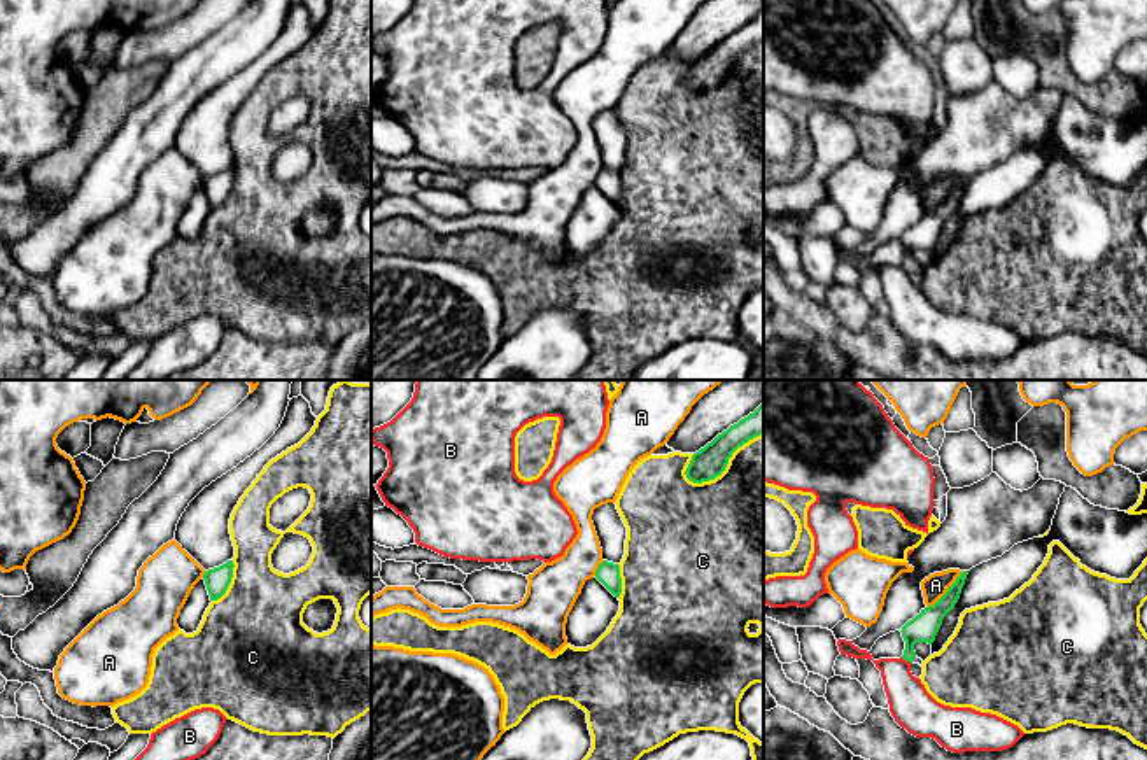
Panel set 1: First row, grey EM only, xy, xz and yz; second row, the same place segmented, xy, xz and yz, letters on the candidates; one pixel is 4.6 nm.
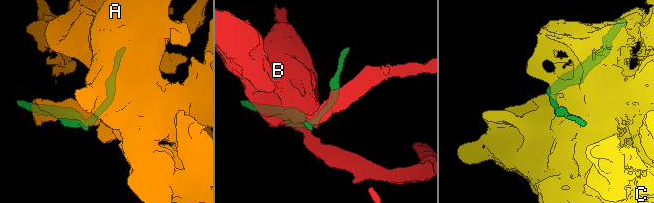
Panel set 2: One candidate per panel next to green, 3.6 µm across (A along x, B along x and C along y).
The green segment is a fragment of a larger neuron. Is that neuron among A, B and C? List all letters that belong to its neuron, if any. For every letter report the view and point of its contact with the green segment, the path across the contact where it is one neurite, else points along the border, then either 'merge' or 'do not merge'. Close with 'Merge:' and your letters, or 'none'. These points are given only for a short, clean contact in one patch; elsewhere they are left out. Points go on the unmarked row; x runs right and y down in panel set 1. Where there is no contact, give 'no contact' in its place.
A: meets green in yz at (948, 198); do not merge
B: meets green in yz at (906, 267); border along yz (900, 265), (911, 270); do not merge
C: meets green in xz at (725, 74); do not merge
Merge: none

